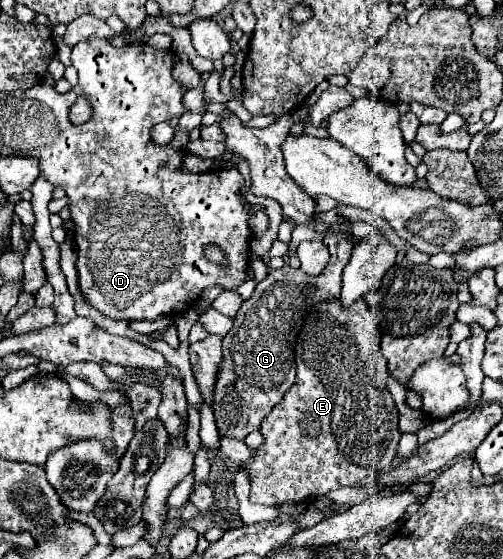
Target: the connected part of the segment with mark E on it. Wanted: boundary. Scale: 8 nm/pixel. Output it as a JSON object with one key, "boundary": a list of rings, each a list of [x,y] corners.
{"boundary":[[[359,298],[351,310],[343,310],[339,300],[319,304],[311,310],[295,346],[297,382],[261,422],[259,430],[265,444],[245,466],[251,476],[251,502],[265,506],[275,506],[283,500],[307,502],[309,498],[325,496],[341,486],[359,486],[369,480],[373,482],[379,474],[391,468],[397,442],[401,438],[397,426],[399,410],[387,390],[387,360],[383,358],[379,344],[381,332],[365,298]]]}

